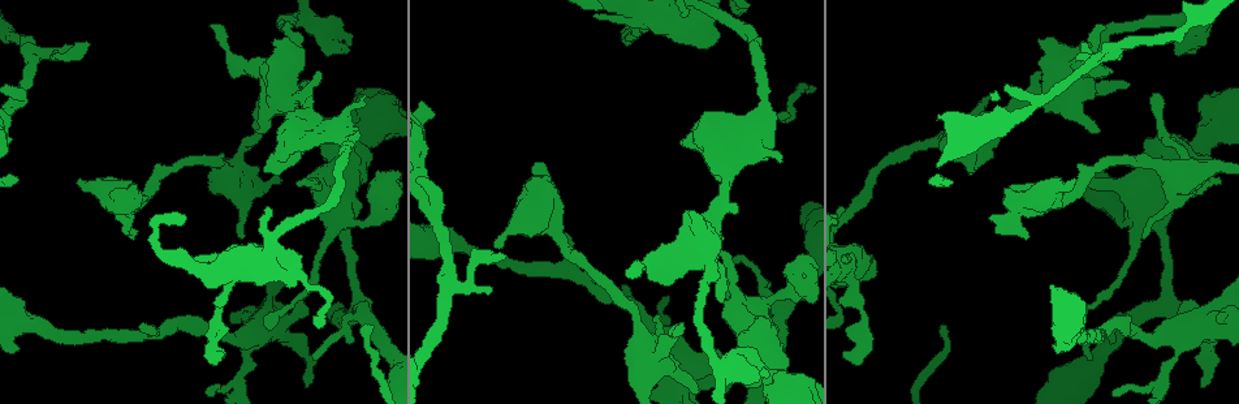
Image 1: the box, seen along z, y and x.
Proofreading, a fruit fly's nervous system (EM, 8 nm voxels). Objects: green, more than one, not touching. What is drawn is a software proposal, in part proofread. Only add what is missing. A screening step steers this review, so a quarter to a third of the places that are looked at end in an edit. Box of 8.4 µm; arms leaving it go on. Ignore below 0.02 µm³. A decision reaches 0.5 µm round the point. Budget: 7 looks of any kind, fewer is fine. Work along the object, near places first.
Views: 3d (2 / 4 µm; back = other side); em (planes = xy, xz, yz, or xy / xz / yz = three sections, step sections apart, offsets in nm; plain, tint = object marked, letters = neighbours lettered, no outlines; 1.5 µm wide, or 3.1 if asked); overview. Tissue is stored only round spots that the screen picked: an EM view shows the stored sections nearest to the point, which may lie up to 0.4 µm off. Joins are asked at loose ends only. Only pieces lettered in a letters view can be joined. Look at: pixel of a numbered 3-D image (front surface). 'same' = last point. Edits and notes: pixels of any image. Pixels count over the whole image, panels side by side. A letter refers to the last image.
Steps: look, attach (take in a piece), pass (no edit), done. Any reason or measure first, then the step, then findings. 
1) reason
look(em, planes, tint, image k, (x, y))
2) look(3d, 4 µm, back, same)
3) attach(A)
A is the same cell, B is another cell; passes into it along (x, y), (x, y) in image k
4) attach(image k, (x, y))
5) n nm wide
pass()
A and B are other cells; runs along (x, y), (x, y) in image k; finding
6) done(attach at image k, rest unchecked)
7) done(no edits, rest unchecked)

stops while still wide
look(em, xy, step 4, tint, image 1, (869, 272))

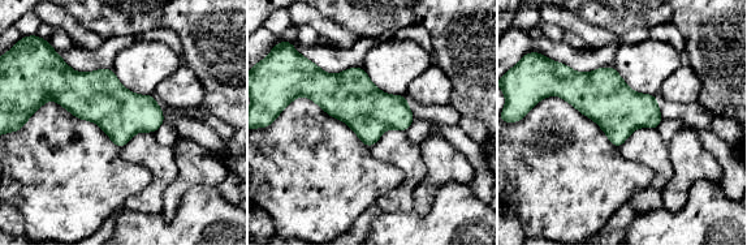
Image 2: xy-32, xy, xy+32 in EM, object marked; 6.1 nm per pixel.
look(em, planes, tint, same)

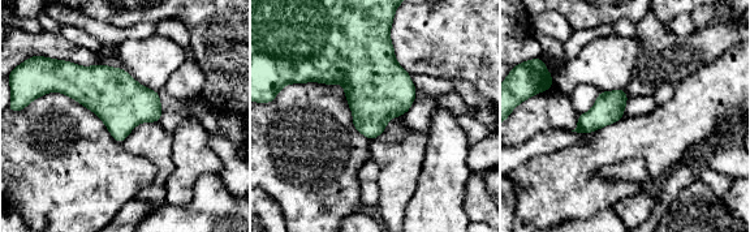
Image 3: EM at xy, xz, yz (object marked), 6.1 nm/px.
look(em, planes, letters, same)

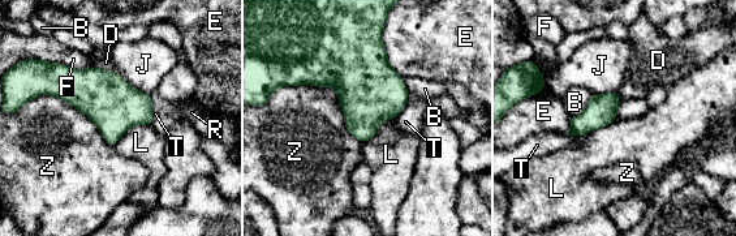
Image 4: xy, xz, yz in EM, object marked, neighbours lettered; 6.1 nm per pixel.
320 nm wide
pass()
B, D, E, F, J, L, R, T and Z are other cells; border along (150, 124), (130, 125), (113, 145) in image 4; none of them fits

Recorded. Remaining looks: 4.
branch stops here
look(em, planes, letters, image 1, (990, 218))

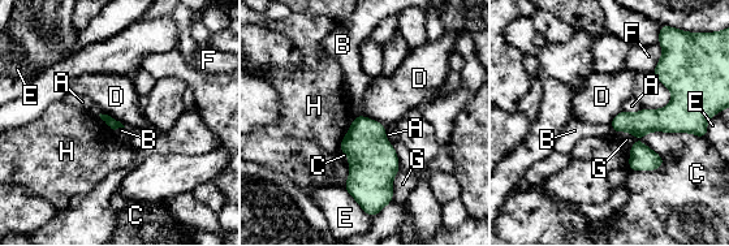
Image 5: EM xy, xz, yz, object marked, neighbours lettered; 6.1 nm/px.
C touches over 440 nm
pass()
A, B, C, D, E, F, G and H are other cells; no lettered piece goes on from it

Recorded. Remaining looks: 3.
free end
look(em, planes, plain, image 1, (680, 332))

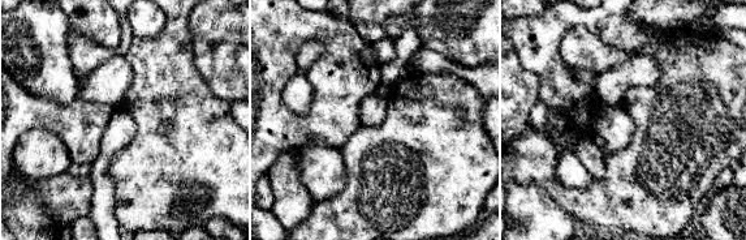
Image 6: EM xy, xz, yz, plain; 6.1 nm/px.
look(em, planes, letters, same)

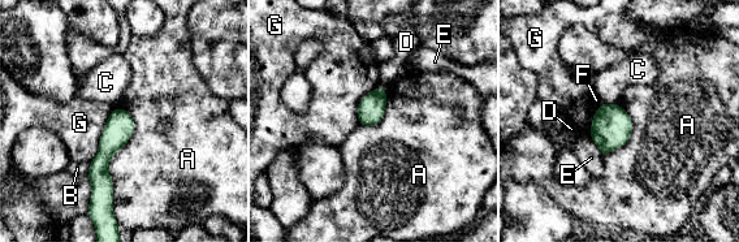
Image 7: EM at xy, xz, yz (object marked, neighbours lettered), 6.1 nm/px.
A touches over 700 nm
pass()
A, B, C, D, E, F and G are other cells; runs along (117, 111), (102, 159), (109, 204) in image 7; no lettered piece goes on from it

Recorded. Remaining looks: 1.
done(no edits, rest unchecked)

